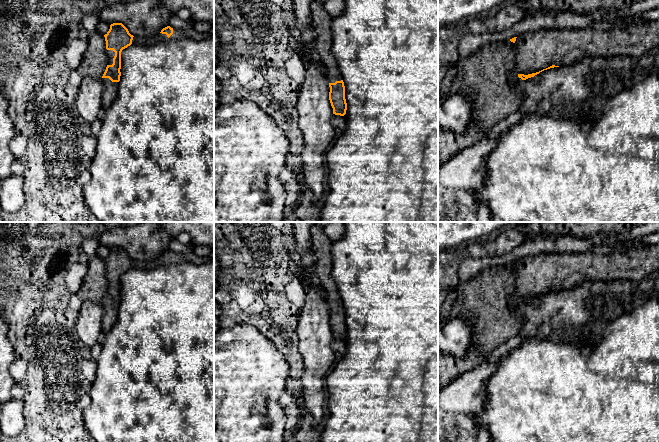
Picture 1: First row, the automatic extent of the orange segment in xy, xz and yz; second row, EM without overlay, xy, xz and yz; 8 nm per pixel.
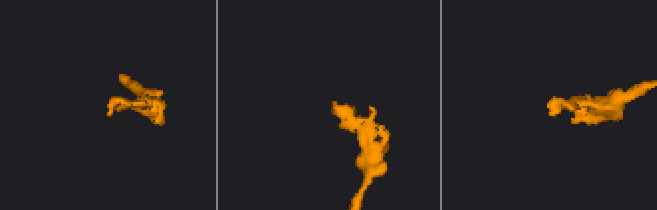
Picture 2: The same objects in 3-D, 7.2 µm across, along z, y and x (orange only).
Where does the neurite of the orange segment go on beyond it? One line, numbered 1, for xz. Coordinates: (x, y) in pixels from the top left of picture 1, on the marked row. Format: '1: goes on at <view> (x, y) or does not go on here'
1: goes on at xz (321, 21)

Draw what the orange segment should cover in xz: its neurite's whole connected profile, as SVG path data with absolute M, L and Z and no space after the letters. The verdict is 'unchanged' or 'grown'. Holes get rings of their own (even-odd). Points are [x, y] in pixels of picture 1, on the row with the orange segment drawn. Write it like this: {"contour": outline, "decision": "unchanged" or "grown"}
{"contour": "M313 0L311 5L311 24L315 32L315 52L326 70L326 79L329 82L329 100L333 114L344 116L347 110L345 86L338 70L337 61L332 52L333 17L327 13L322 0Z", "decision": "grown"}

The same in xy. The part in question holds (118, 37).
{"contour": "M113 23L104 35L108 65L101 78L104 88L102 93L102 109L108 109L117 95L118 82L121 76L121 52L132 44L133 35L122 23Z", "decision": "grown"}

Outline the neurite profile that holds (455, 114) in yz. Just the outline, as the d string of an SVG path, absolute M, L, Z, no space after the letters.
M453 94L444 104L438 105L438 130L450 130L463 135L469 130L473 122L472 104L466 94Z

